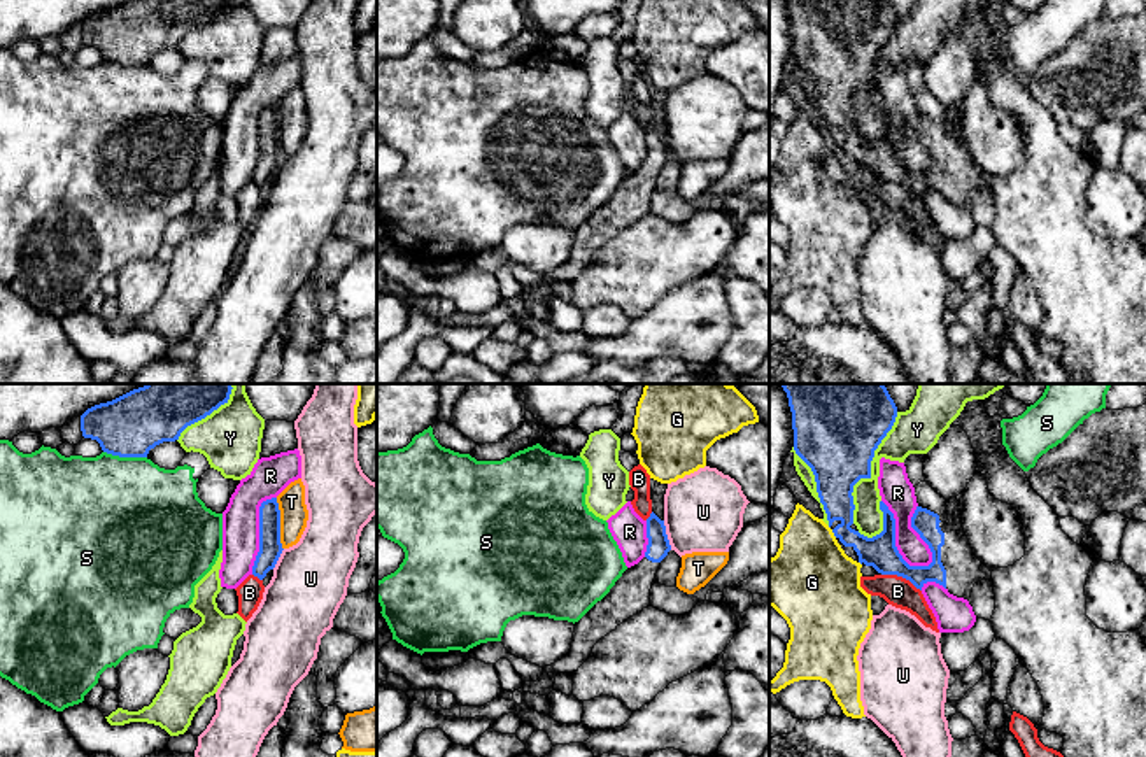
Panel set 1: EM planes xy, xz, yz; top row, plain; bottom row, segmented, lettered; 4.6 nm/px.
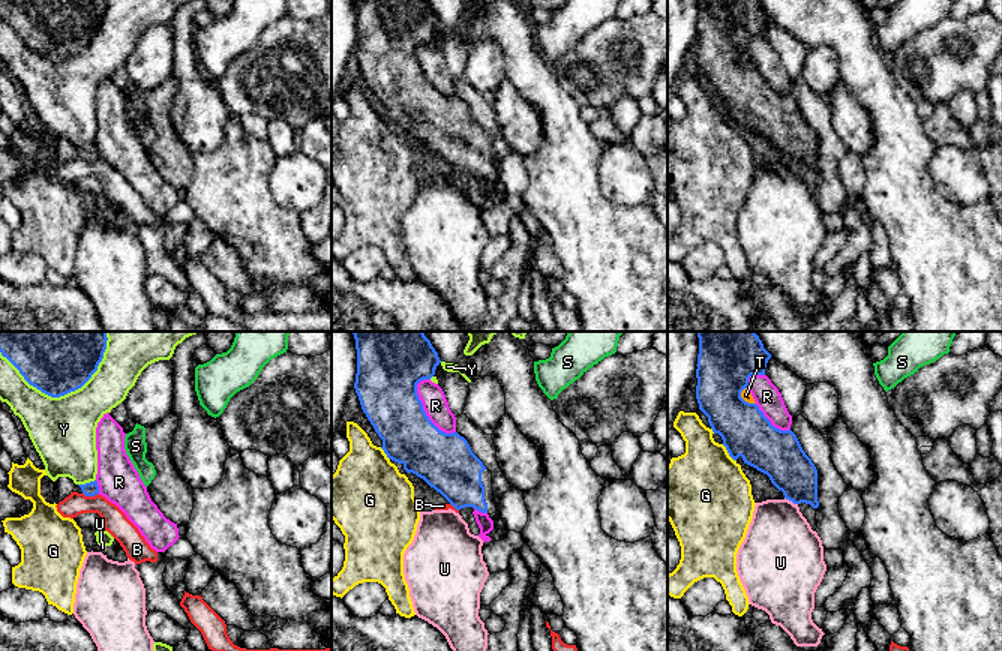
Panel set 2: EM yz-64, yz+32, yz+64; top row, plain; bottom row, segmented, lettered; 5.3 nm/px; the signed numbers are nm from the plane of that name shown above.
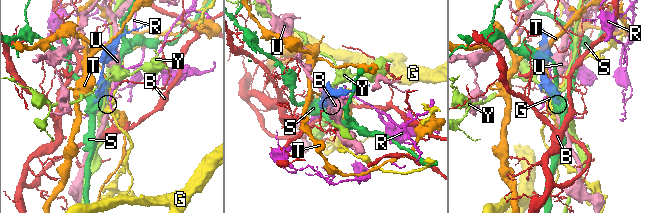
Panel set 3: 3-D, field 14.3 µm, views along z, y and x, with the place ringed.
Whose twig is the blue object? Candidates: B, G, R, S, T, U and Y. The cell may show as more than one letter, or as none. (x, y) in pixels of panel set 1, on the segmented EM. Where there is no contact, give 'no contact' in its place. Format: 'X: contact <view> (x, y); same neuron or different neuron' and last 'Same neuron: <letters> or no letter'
B: contact yz (901, 575); different neuron
G: contact yz (833, 531); different neuron
R: contact yz (894, 542); different neuron
S: contact xy (125, 456); different neuron
T: contact xy (279, 524); different neuron
U: contact xz (666, 535); different neuron
Y: contact yz (870, 470); different neuron
Same neuron: no letter

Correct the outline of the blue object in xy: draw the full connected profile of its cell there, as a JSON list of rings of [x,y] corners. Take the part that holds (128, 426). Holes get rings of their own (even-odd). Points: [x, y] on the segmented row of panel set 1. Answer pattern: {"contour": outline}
{"contour": [[[145,384],[112,401],[95,405],[81,415],[84,438],[96,440],[103,452],[119,457],[147,457],[163,442],[179,440],[180,433],[228,403],[231,384]]]}

